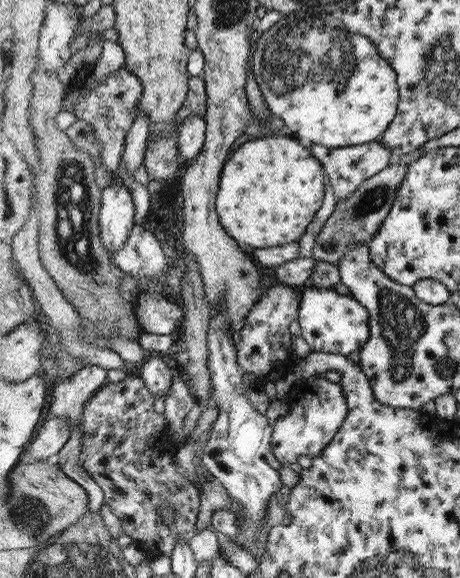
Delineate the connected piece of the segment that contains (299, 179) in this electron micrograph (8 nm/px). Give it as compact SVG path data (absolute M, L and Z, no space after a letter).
M291 135L245 142L226 163L217 205L226 230L253 249L284 246L301 239L324 203L324 166L307 145Z

